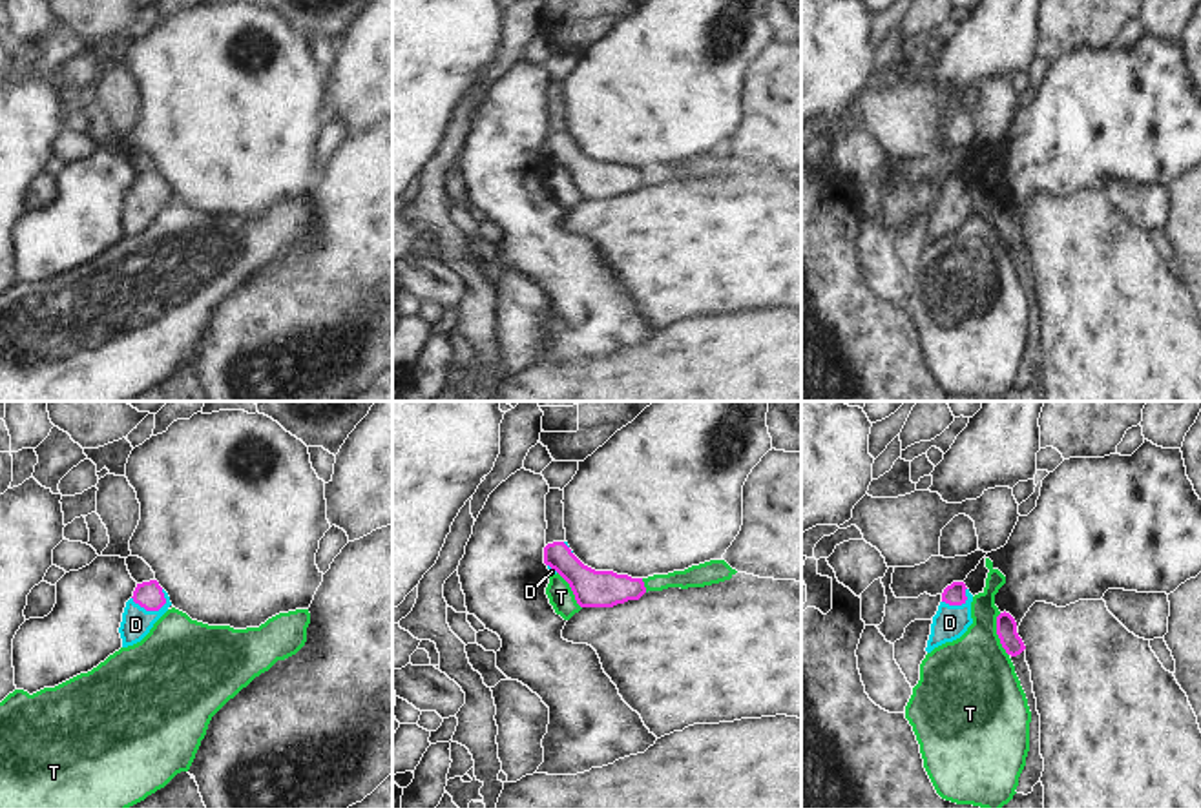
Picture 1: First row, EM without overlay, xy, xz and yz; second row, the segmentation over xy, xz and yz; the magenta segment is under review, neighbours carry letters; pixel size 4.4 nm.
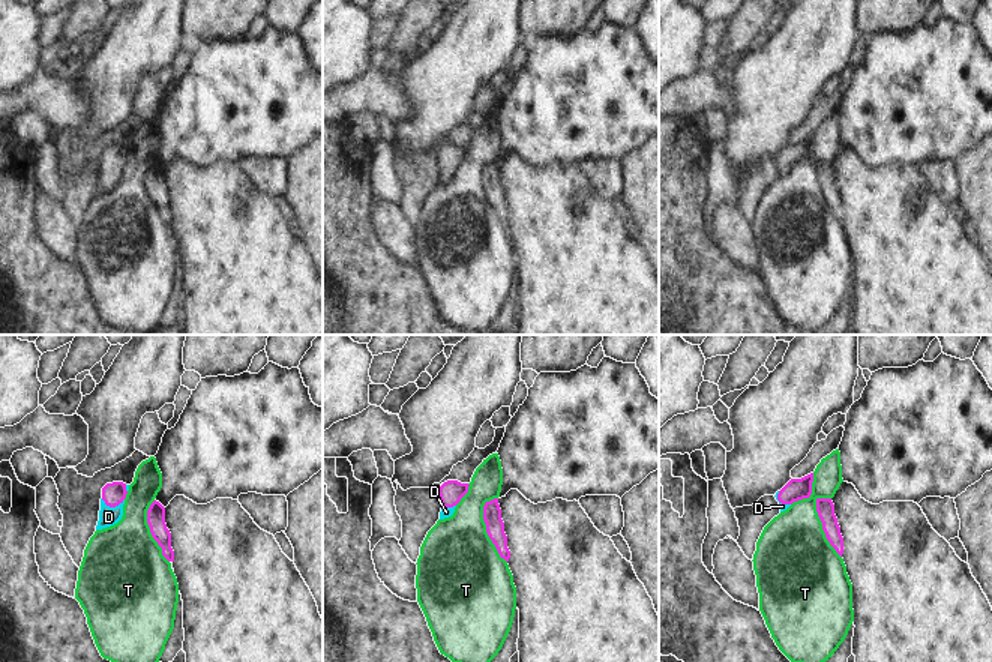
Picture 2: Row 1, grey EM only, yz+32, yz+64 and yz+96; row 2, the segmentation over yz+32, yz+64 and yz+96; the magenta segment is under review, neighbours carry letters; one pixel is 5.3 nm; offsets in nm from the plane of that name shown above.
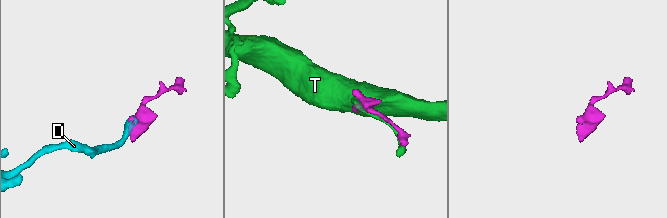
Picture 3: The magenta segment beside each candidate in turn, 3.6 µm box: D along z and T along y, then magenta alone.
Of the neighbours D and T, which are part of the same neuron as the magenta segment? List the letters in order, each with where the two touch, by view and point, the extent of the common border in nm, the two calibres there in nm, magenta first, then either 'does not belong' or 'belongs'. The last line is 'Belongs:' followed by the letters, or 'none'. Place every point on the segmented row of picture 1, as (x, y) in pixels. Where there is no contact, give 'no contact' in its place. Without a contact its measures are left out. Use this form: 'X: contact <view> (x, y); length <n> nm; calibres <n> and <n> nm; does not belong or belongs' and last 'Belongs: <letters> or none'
D: contact xy (148, 610); length 160 nm; calibres 120 and 130 nm; belongs
T: contact yz (997, 633); length 200 nm; calibres 100 and 400 nm; does not belong
Belongs: D

